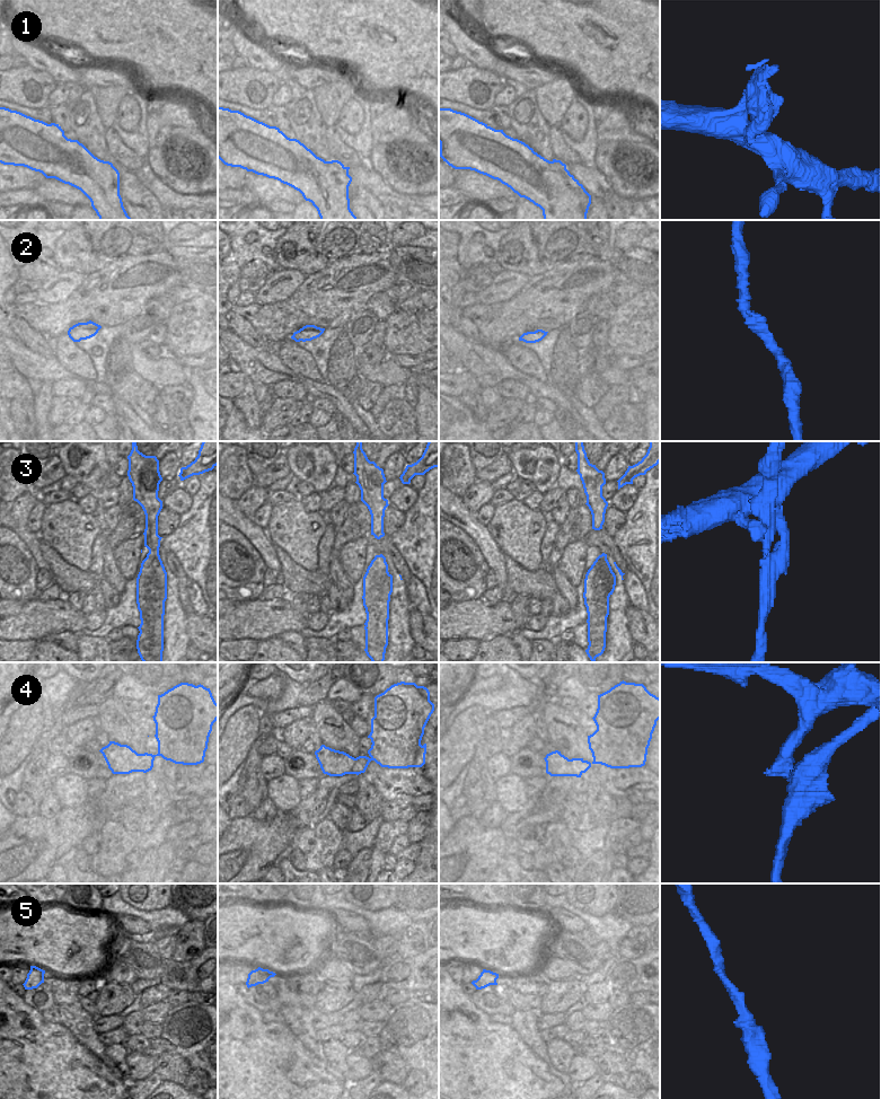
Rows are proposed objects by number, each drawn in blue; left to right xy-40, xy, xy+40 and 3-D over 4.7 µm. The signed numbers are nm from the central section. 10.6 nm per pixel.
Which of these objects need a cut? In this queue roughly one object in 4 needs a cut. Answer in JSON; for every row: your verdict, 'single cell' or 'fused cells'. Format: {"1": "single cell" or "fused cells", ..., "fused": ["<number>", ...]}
{"1": "fused cells", "2": "single cell", "3": "fused cells", "4": "fused cells", "5": "single cell", "fused": ["1", "3", "4"]}

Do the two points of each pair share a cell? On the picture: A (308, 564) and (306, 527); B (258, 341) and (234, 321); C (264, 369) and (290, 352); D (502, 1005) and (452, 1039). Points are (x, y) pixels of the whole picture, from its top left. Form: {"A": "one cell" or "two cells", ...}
{"A": "one cell", "B": "one cell", "C": "two cells", "D": "two cells"}

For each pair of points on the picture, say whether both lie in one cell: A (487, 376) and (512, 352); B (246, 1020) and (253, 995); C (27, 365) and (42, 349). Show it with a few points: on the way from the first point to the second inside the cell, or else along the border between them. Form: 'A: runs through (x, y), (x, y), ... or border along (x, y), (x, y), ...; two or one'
A: border along (502, 352), (517, 369), (527, 374); two
B: border along (241, 995), (261, 1012); two
C: border along (16, 337), (33, 351), (42, 354), (52, 354); two

